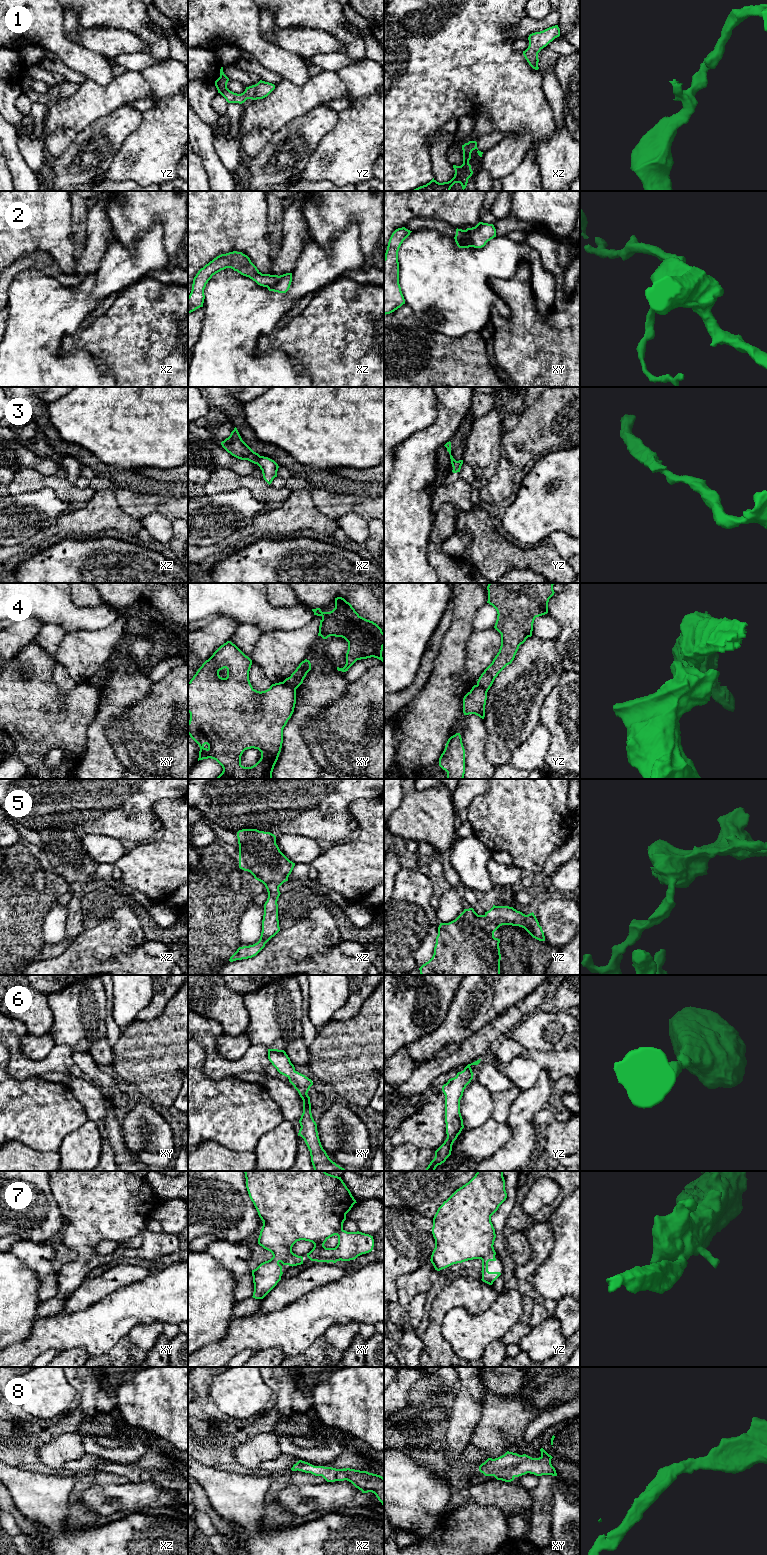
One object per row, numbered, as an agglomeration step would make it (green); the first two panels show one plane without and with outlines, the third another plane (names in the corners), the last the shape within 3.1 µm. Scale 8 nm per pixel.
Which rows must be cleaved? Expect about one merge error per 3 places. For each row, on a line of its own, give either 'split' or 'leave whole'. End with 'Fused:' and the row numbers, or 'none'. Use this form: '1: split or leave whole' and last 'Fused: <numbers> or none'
1: leave whole
2: split
3: split
4: split
5: leave whole
6: leave whole
7: leave whole
8: leave whole
Fused: 2, 3, 4

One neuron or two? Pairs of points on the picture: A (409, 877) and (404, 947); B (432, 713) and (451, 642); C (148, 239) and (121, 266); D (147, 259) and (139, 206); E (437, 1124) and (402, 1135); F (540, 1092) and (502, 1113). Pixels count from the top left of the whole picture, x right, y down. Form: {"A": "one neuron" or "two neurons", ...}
{"A": "one neuron", "B": "one neuron", "C": "one neuron", "D": "two neurons", "E": "one neuron", "F": "two neurons"}

